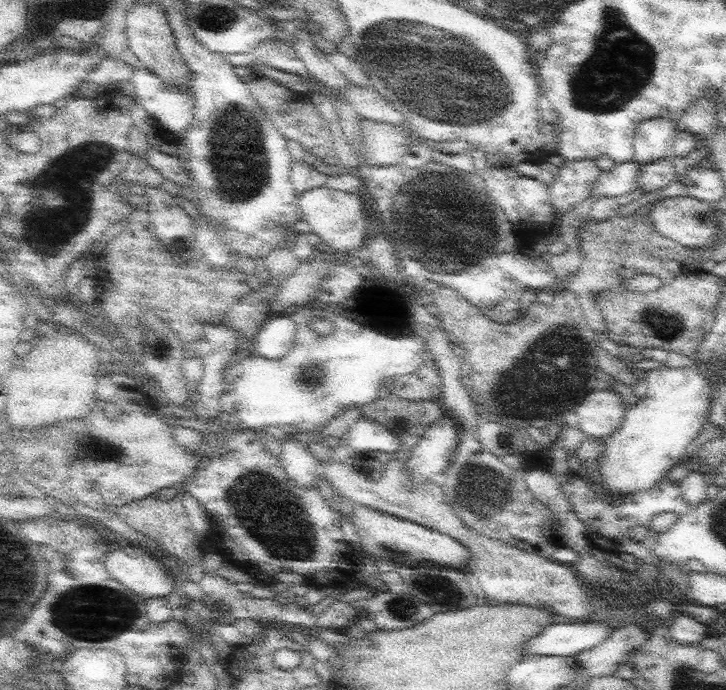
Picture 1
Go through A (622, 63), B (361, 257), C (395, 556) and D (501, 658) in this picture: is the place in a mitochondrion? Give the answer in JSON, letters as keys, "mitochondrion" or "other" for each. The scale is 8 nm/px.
{"A":"mitochondrion","B":"other","C":"other","D":"other"}

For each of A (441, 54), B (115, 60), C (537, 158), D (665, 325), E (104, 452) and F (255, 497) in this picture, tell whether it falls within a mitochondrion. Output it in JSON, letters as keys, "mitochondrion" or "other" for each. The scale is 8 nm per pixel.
{"A":"mitochondrion","B":"other","C":"other","D":"mitochondrion","E":"mitochondrion","F":"mitochondrion"}

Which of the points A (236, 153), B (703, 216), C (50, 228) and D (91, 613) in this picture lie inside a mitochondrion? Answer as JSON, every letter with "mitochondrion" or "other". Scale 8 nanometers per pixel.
{"A":"mitochondrion","B":"mitochondrion","C":"mitochondrion","D":"mitochondrion"}

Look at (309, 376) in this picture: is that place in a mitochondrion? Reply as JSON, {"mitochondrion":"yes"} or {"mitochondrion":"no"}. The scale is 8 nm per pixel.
{"mitochondrion":"yes"}

